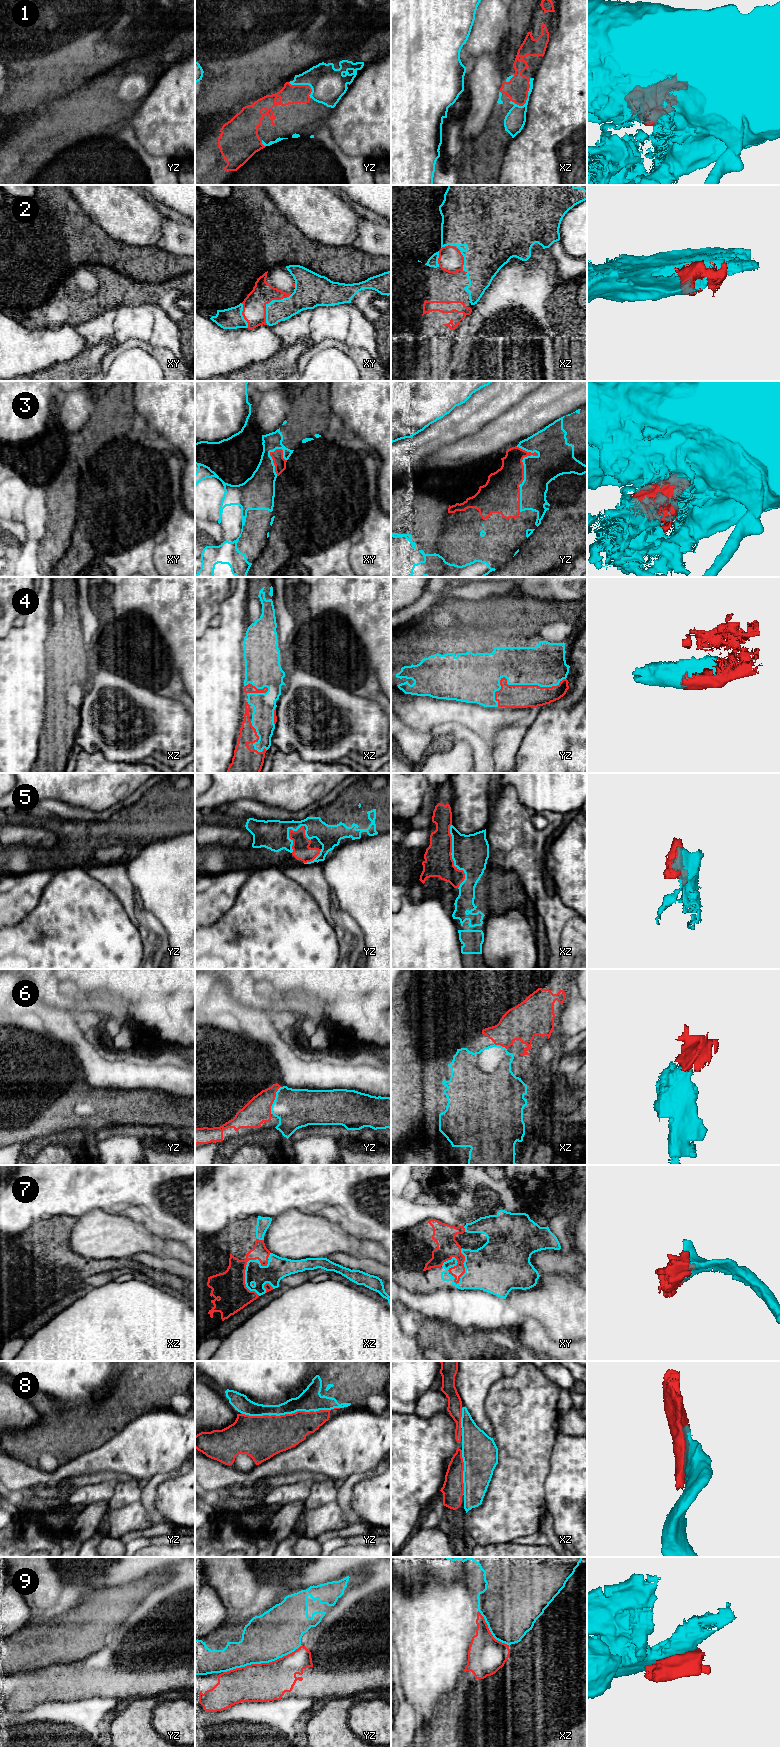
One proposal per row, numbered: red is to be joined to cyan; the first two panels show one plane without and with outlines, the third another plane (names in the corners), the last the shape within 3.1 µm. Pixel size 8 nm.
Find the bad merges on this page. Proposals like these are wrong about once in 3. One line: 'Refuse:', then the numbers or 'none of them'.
Refuse: 1, 3, 9

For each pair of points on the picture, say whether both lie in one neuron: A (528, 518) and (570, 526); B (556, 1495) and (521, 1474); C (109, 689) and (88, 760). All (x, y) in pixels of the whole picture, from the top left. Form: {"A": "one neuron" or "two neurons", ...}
{"A": "two neurons", "B": "two neurons", "C": "two neurons"}

